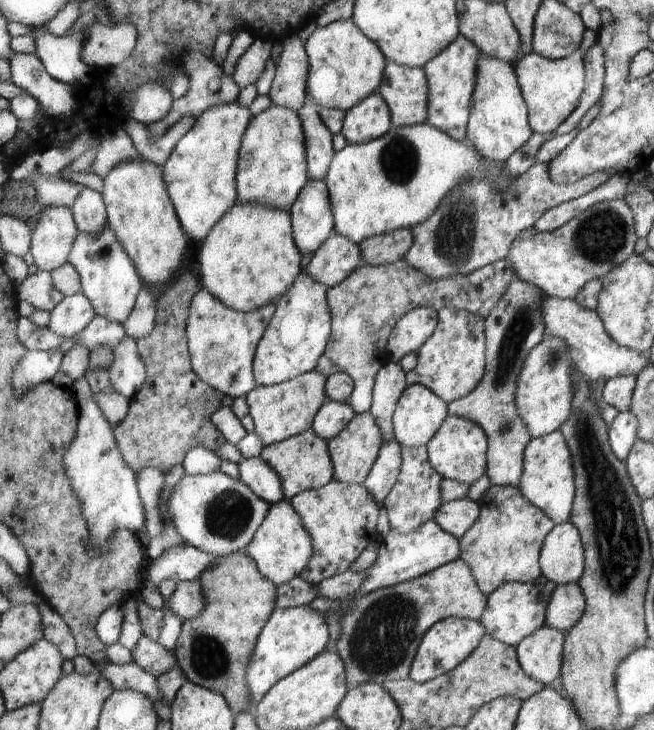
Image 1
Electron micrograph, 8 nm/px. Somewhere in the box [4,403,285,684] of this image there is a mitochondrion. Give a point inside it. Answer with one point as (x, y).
(206, 655)

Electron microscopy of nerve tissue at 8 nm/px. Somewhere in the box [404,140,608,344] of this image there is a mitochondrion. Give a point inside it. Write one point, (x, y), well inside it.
(453, 241)

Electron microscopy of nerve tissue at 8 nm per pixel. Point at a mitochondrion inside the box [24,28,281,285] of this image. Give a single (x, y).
(105, 252)

